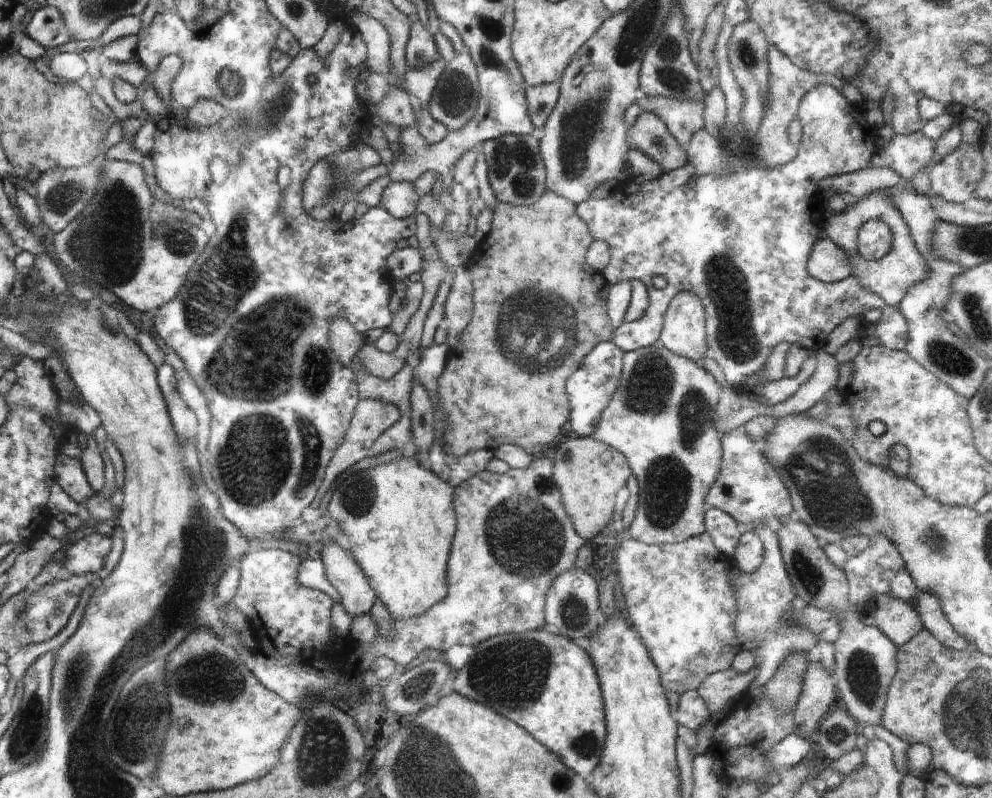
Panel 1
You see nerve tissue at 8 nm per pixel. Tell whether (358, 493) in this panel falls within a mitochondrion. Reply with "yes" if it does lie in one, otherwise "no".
yes

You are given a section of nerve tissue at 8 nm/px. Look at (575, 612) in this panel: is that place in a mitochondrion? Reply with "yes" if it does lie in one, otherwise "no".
yes

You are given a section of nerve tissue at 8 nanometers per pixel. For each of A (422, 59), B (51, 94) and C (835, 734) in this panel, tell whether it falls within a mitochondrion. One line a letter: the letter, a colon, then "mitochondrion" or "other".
A: mitochondrion
B: other
C: mitochondrion

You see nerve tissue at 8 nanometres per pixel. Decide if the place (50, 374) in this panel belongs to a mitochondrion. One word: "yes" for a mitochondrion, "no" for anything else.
no

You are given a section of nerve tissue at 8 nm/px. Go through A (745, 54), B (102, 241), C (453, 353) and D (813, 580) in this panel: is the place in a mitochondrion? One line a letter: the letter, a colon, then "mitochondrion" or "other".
A: mitochondrion
B: mitochondrion
C: other
D: mitochondrion

